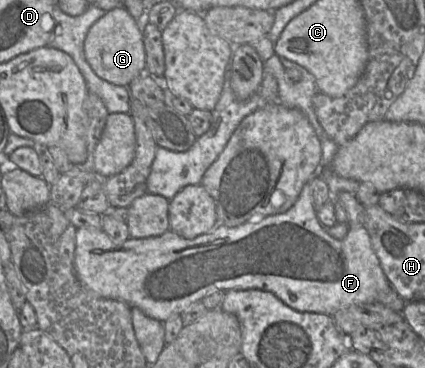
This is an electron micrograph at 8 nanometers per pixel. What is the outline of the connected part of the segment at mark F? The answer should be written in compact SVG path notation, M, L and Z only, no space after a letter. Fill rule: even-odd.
M309 181L304 185L295 204L285 213L258 218L236 227L215 225L214 229L210 232L193 239L183 238L175 232L168 230L160 236L143 239L129 238L121 244L116 244L103 231L103 229L78 228L76 231L74 258L76 275L84 287L98 296L123 301L131 307L139 308L148 317L161 321L162 323L173 315L181 315L192 304L200 302L206 295L214 291L227 292L251 289L267 291L273 293L277 298L295 311L327 314L330 316L333 316L338 310L354 304L380 303L379 297L387 295L387 292L391 289L391 284L387 280L380 265L380 261L372 247L368 231L364 226L349 227L349 232L344 239L335 239L327 233L325 227L320 223L316 211L317 210L313 205L312 189Z

